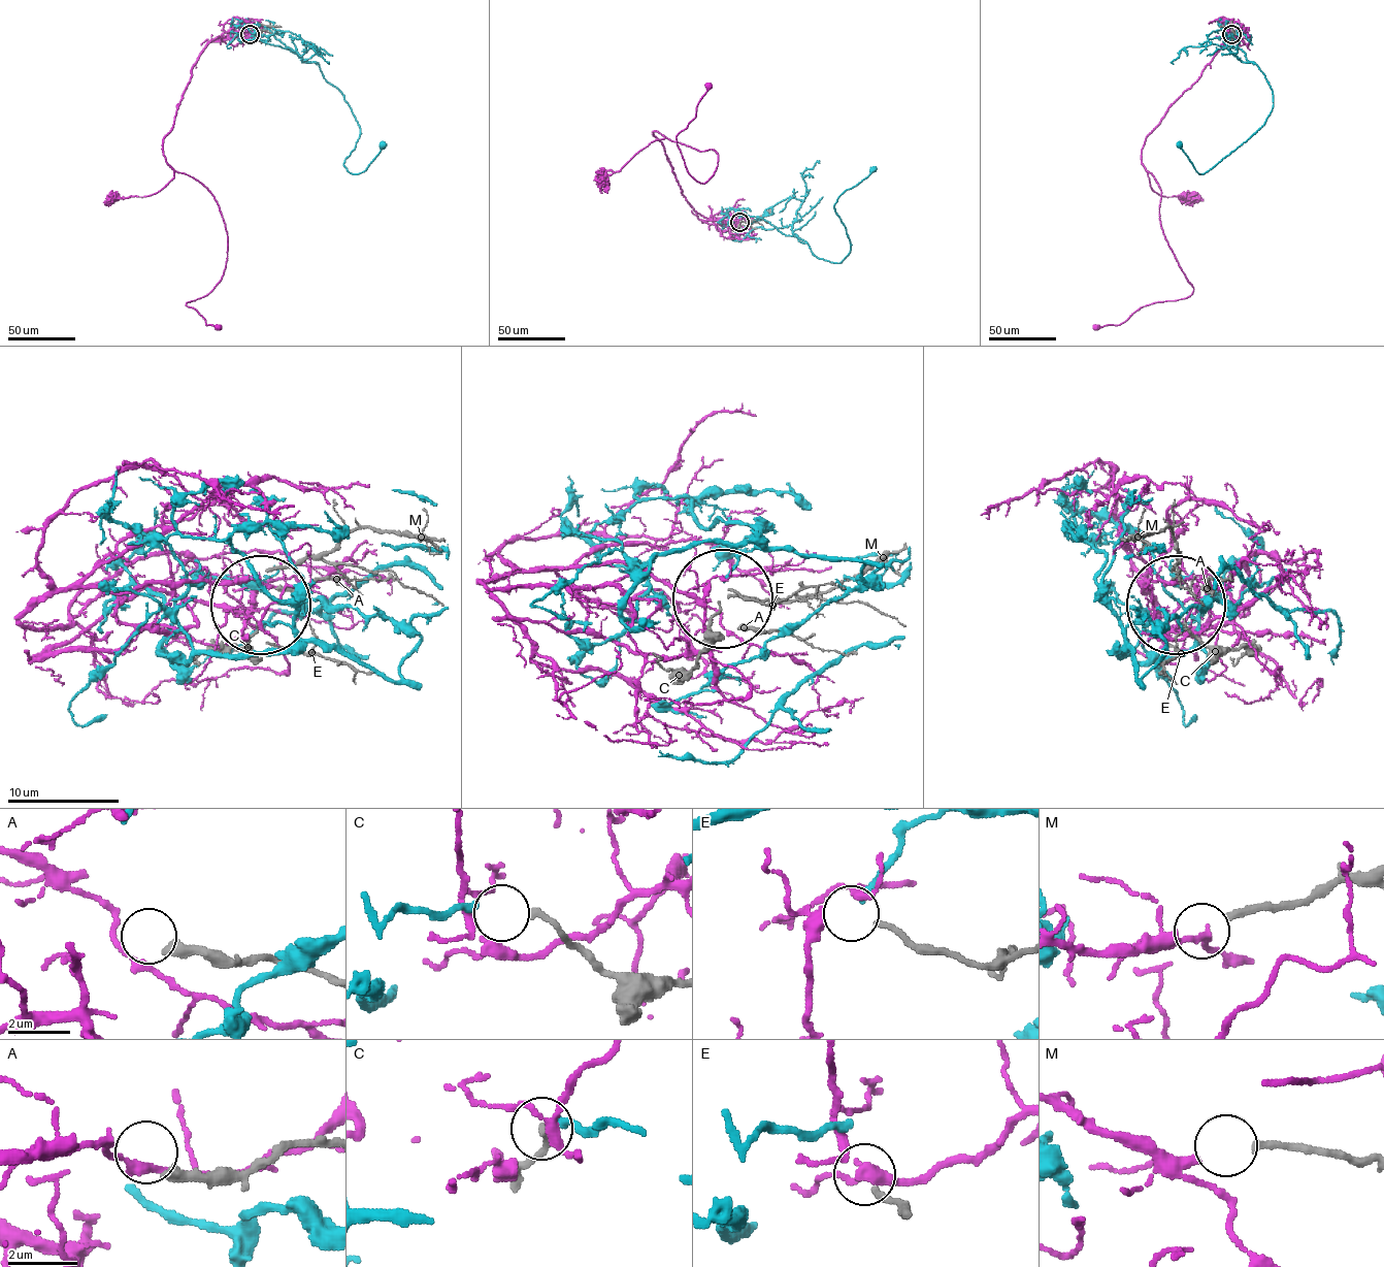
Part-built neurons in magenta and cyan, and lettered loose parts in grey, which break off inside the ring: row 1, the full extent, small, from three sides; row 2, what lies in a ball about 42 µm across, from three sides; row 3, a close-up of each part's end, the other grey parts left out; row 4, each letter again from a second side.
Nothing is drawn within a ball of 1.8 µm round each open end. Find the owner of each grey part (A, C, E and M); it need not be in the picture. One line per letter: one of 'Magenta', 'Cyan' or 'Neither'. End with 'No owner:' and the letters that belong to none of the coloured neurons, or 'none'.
A: Neither
C: Cyan
E: Neither
M: Magenta
No owner: A, E

